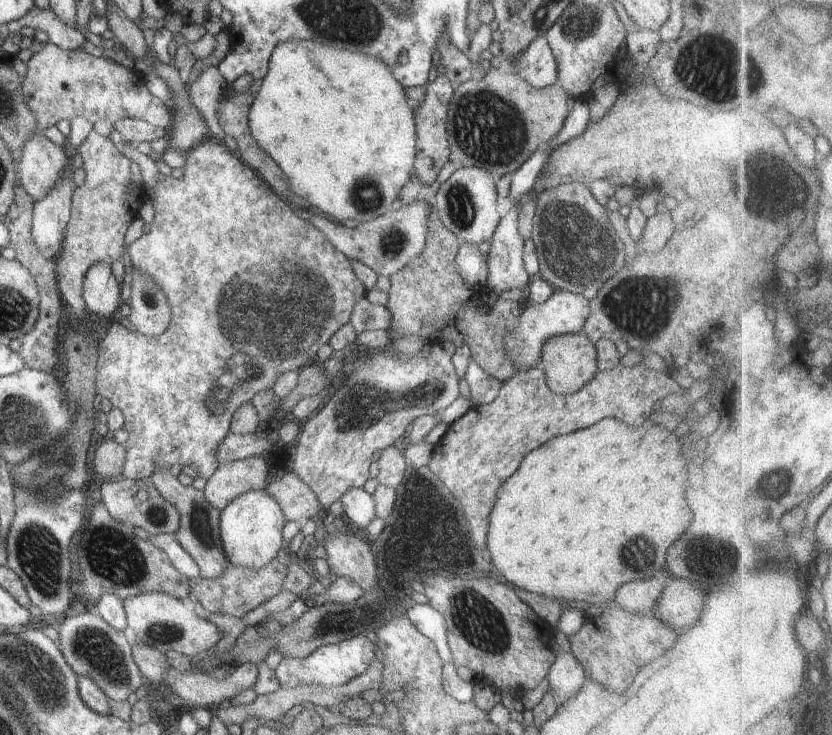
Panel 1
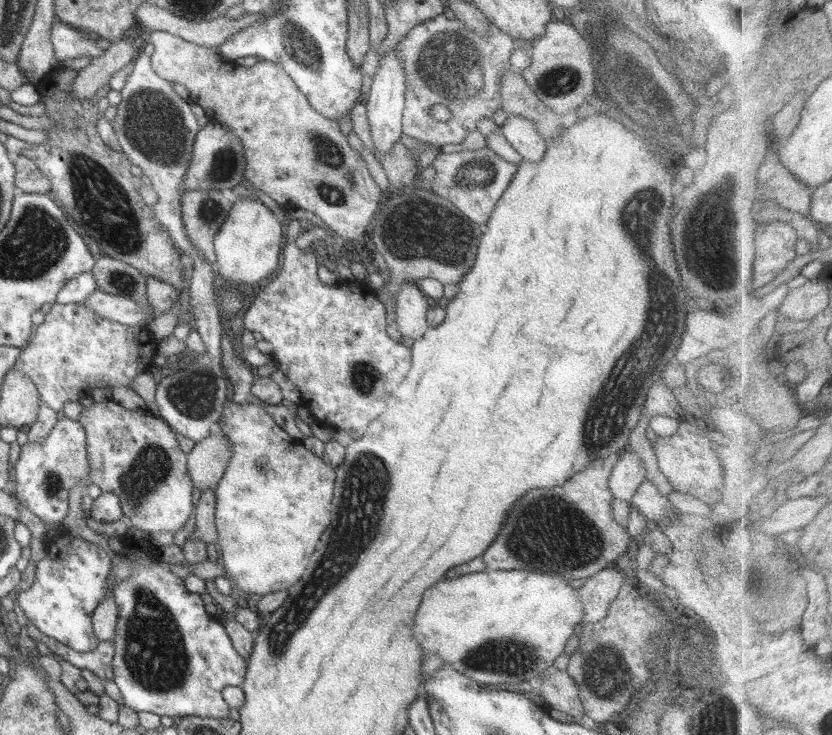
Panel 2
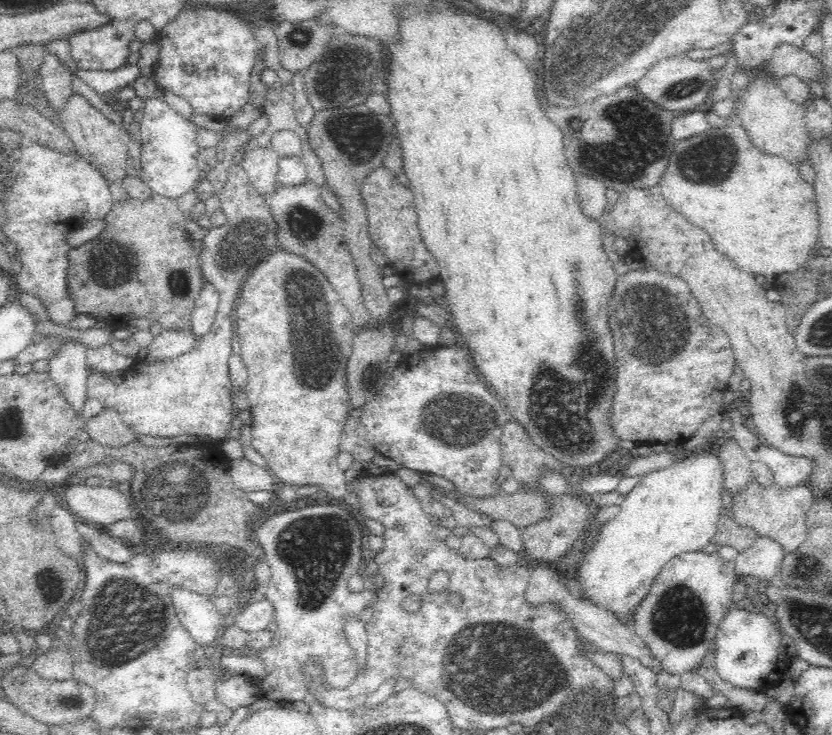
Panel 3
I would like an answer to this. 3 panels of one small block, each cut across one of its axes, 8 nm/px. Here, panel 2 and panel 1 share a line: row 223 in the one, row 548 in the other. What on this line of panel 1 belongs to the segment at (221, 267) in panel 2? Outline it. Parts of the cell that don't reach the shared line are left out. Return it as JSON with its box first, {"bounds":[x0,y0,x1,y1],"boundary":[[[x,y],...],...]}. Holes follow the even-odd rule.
{"bounds":[219,490,286,568],"boundary":[[[250,490],[232,500],[220,511],[219,528],[222,550],[230,565],[242,568],[264,568],[278,558],[278,552],[285,548],[282,530],[286,525],[280,504],[264,490]]]}

